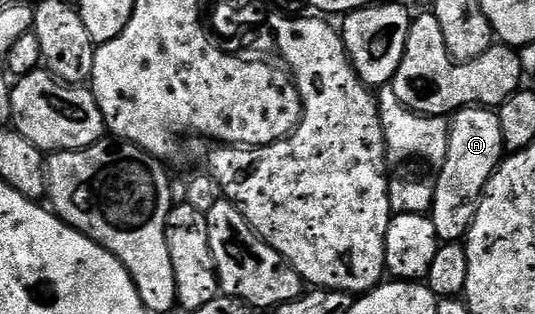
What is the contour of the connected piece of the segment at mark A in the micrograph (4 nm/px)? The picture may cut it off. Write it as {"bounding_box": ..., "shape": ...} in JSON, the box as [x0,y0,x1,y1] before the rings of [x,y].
{"bounding_box":[431,106,506,243],"shape":[[[464,106],[452,115],[447,140],[447,158],[436,171],[433,182],[433,209],[431,217],[435,232],[442,243],[460,243],[468,234],[477,215],[477,206],[485,195],[491,176],[501,165],[506,153],[503,128],[499,125],[497,110],[487,106]]]}

